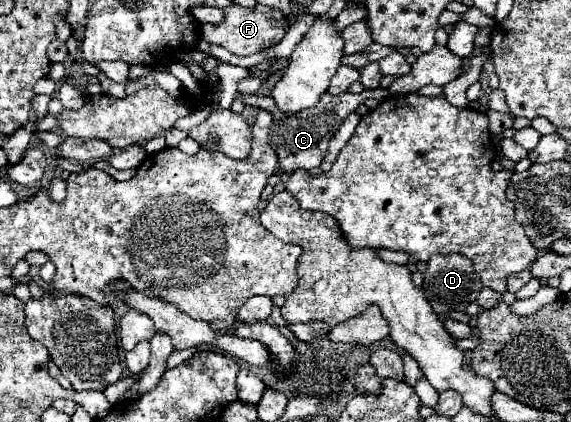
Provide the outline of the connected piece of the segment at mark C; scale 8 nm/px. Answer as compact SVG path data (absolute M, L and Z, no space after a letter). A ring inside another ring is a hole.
M377 87L377 89L365 89L359 95L353 93L343 93L343 95L329 95L323 93L321 101L317 103L317 107L299 111L299 113L281 113L271 97L263 97L263 95L245 95L245 93L237 93L235 99L241 99L245 105L255 105L255 107L263 107L267 111L273 113L273 125L269 131L269 145L273 145L273 149L279 155L279 167L283 173L293 173L297 169L317 169L323 163L323 157L327 155L327 145L331 141L331 137L337 133L337 129L341 127L341 123L345 121L345 117L349 113L353 113L367 97L377 97L377 101L383 101L385 97L389 97L389 89Z

